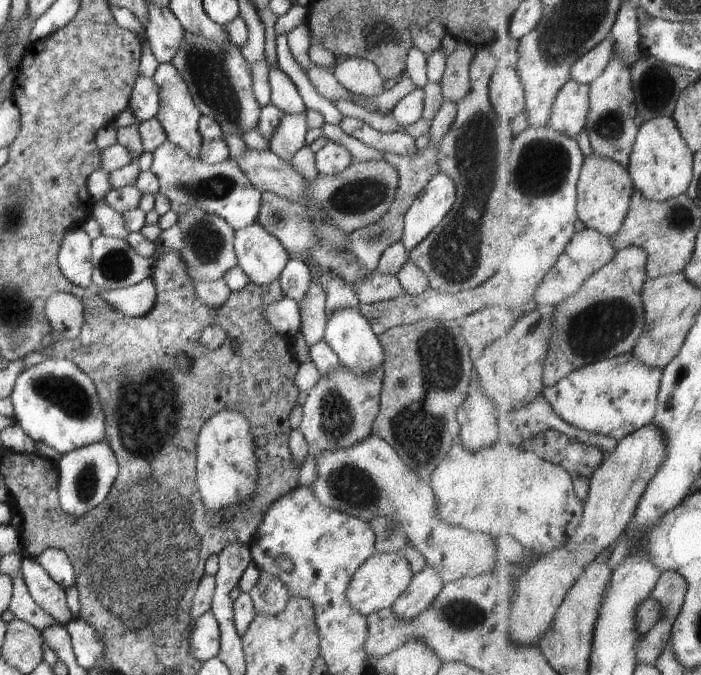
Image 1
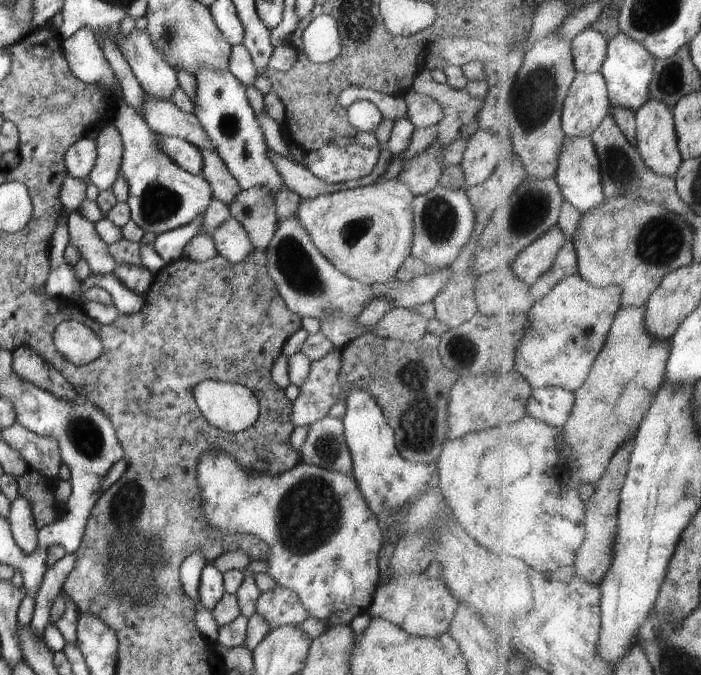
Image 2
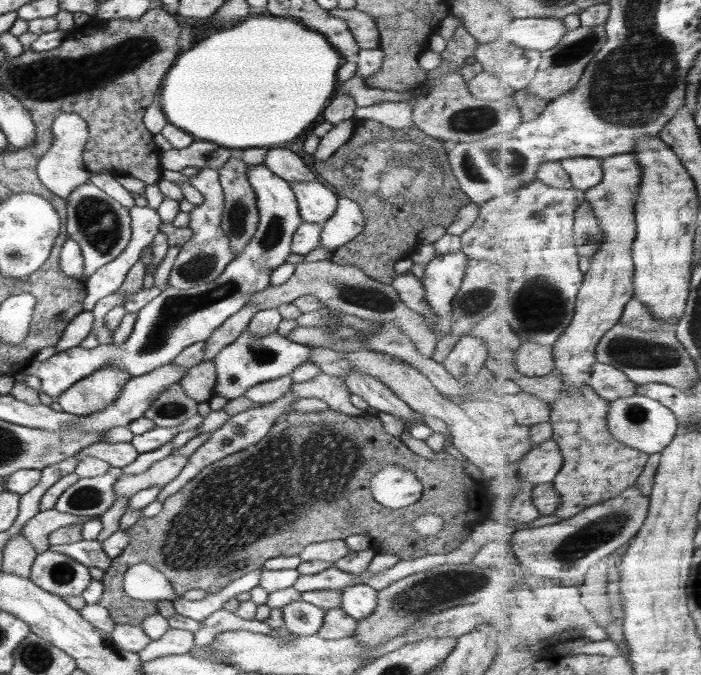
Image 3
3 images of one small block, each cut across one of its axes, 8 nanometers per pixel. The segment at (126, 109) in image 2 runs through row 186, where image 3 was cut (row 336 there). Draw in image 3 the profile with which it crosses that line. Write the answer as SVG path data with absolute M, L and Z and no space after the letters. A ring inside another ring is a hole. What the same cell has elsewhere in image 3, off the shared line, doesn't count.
M258 164L258 165L250 165L248 167L248 180L249 183L252 185L253 191L256 193L257 198L257 207L259 210L259 224L258 228L256 230L256 233L254 236L252 236L252 239L250 239L250 242L244 247L244 250L242 251L242 254L239 257L236 257L235 259L232 259L228 266L224 269L224 272L214 281L209 283L202 283L201 285L198 285L196 287L190 287L184 290L181 290L181 288L176 288L173 286L168 285L164 291L162 291L154 300L151 300L148 304L145 304L136 315L135 320L135 326L131 330L130 336L122 343L116 346L115 344L99 344L97 348L83 348L78 346L75 346L74 348L67 348L64 350L64 352L59 352L51 356L51 358L48 358L45 362L40 362L38 360L33 359L32 362L29 364L29 366L23 370L23 372L26 375L34 375L40 378L41 380L41 390L40 392L45 392L46 394L50 395L54 400L58 398L59 394L62 394L67 388L70 388L75 382L78 382L79 380L82 380L85 376L88 376L89 374L96 373L100 370L100 368L116 368L118 372L124 372L128 373L131 377L133 376L140 376L146 373L153 372L154 370L157 370L158 368L164 367L165 365L168 365L174 361L174 358L180 354L186 348L187 346L194 345L194 344L203 344L205 340L208 340L210 338L210 335L218 328L229 316L232 316L233 314L236 314L247 302L253 298L254 295L257 294L257 292L262 292L268 285L272 286L278 286L280 284L284 284L291 276L292 273L295 271L295 264L288 264L286 263L286 259L289 257L289 254L291 253L291 240L294 237L294 232L298 229L298 226L303 222L300 217L297 198L295 197L294 191L292 190L291 183L289 183L287 180L282 180L279 176L276 176L276 174L272 173L268 167L266 167L264 164Z

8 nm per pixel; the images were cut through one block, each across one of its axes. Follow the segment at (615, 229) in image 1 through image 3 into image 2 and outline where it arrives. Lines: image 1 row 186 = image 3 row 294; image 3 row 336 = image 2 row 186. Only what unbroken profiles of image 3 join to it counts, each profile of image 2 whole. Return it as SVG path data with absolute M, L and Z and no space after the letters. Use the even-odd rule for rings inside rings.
M567 137L556 177L563 188L565 200L583 214L608 200L603 181L602 160L593 137Z

